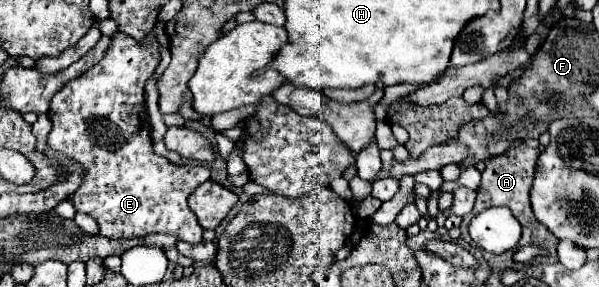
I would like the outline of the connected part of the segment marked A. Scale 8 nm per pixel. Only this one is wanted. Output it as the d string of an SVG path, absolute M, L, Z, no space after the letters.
M510 149L504 155L486 159L484 161L486 169L482 171L482 183L480 183L480 189L478 189L476 205L474 205L474 211L468 215L468 219L472 221L480 211L488 209L488 207L498 207L498 205L508 207L512 211L512 215L518 219L518 223L522 225L520 247L530 245L530 243L538 243L540 247L548 249L550 263L554 263L556 261L558 239L534 217L532 207L530 207L530 199L528 199L528 191L530 191L530 185L532 185L532 175L534 175L534 165L536 165L538 155L540 155L540 149Z

